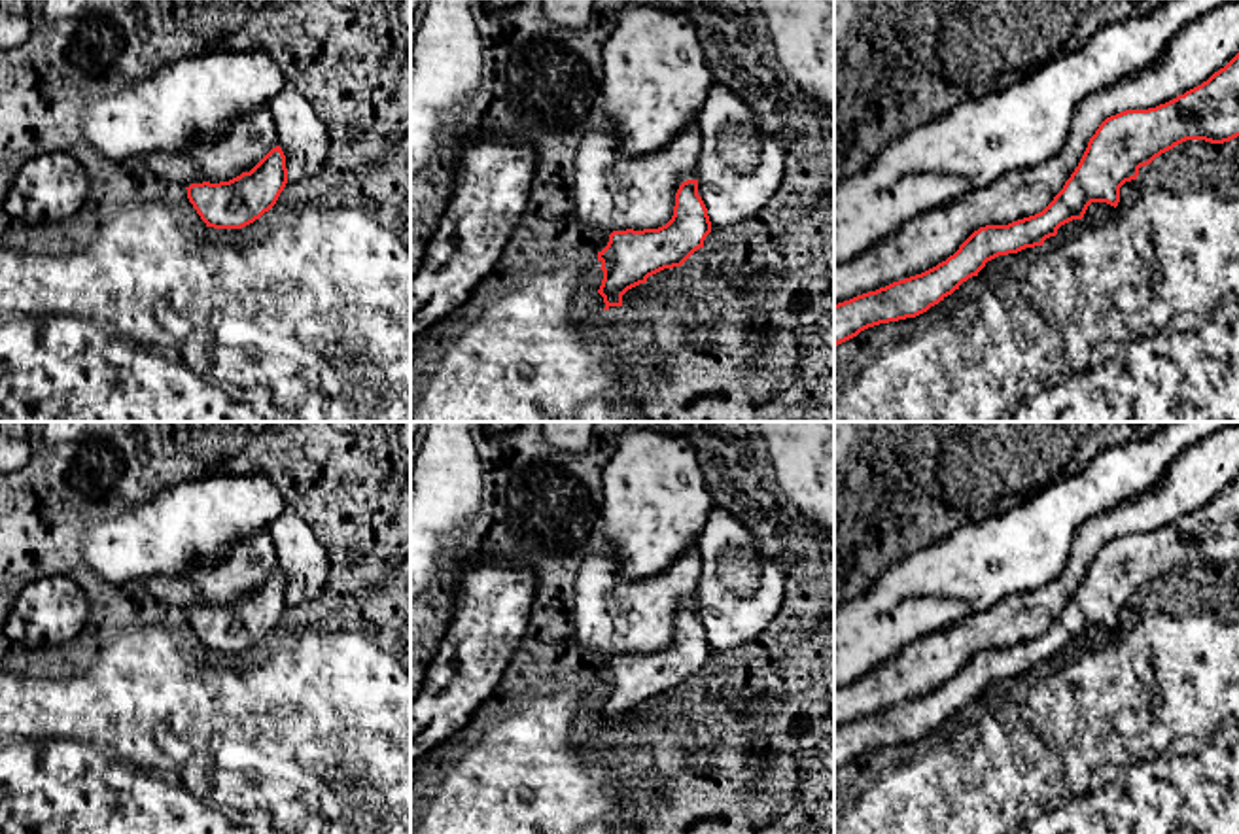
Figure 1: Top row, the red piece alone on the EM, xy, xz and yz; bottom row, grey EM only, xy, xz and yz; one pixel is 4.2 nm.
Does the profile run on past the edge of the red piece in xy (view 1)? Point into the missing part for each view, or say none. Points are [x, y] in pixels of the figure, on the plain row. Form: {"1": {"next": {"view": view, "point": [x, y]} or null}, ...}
{"1": {"next": null}}

